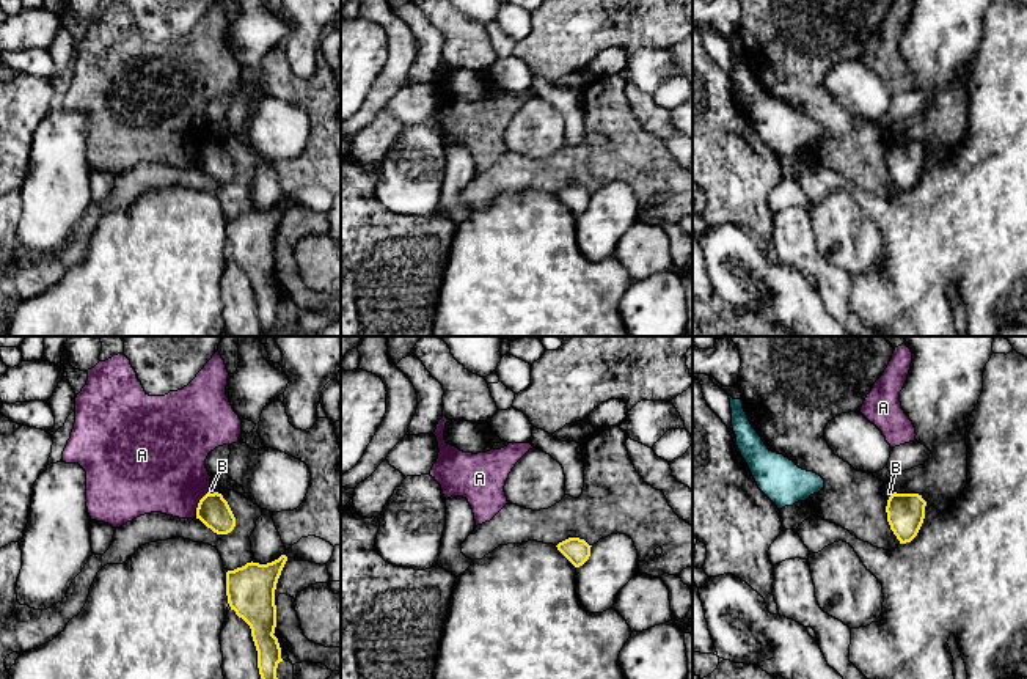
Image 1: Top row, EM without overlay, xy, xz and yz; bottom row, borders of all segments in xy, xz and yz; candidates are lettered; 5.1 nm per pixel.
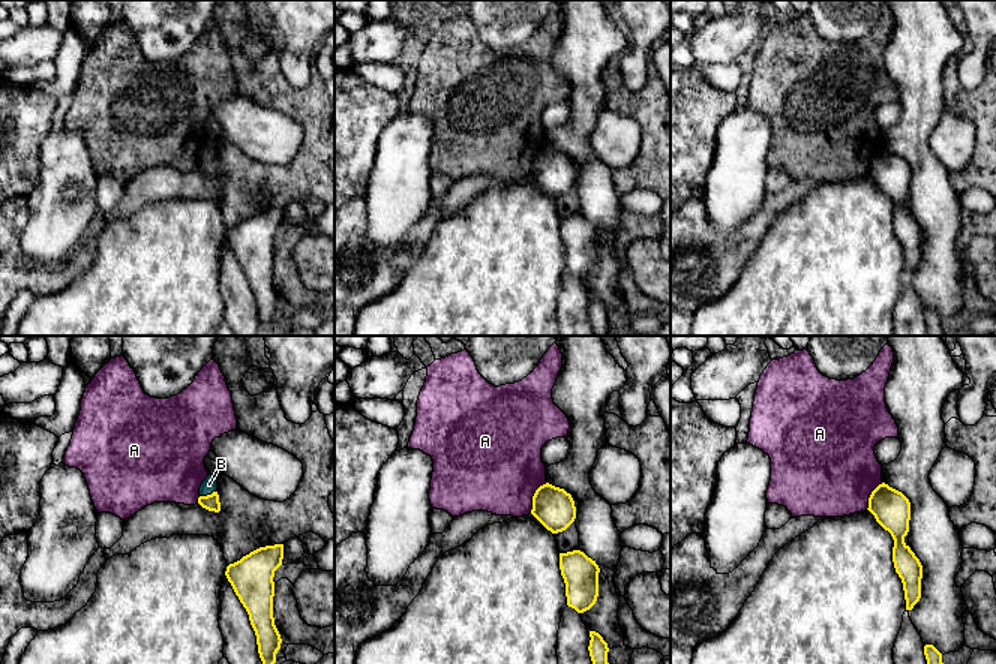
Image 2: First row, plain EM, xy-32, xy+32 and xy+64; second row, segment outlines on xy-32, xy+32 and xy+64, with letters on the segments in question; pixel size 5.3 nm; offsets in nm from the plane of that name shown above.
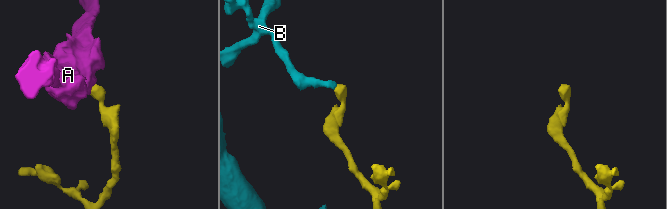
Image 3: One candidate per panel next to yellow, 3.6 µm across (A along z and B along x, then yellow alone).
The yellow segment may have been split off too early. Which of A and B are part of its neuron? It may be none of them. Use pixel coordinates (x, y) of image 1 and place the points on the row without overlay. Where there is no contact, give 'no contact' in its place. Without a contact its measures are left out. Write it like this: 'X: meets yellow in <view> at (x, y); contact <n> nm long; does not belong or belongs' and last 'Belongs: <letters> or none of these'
A: meets yellow in xy at (198, 151); contact 150 nm long; does not belong
B: meets yellow in xy at (214, 140); contact 30 nm long; does not belong
Belongs: none of these

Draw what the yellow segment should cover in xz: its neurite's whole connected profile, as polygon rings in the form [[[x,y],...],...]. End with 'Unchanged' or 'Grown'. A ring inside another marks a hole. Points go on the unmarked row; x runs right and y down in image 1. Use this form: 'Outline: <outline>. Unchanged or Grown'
Outline: [[[568,185],[556,195],[575,215],[579,215],[589,207],[592,193],[584,187]]]. Unchanged

